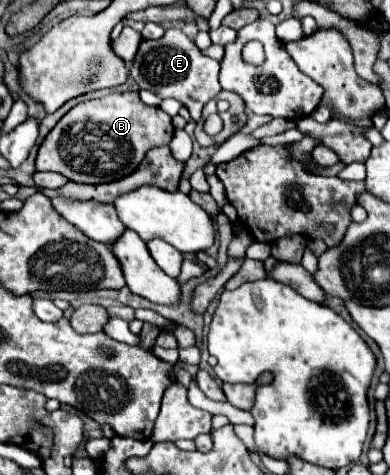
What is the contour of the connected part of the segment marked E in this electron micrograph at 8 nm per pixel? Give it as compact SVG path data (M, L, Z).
M177 28L165 30L159 40L143 40L131 66L131 78L141 90L149 90L159 98L175 98L187 106L193 120L201 118L203 106L221 92L219 86L219 62L201 54L201 50Z

